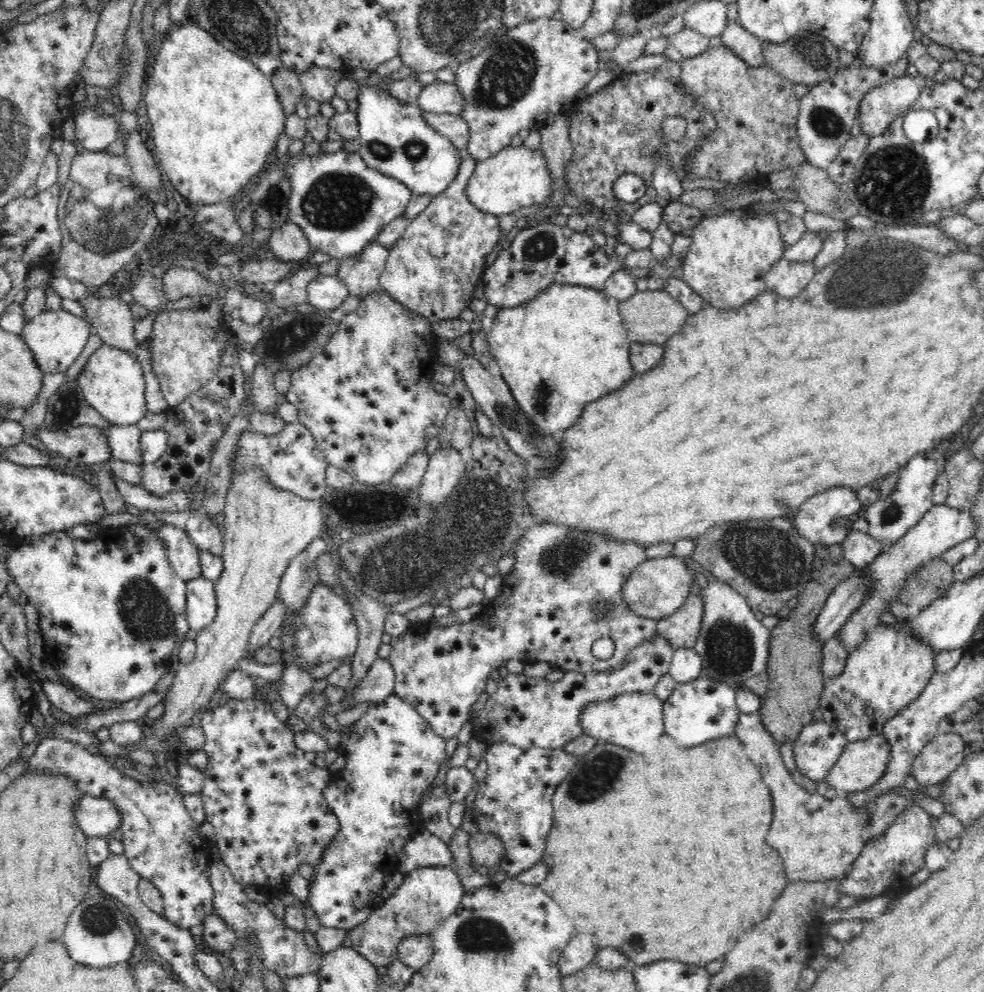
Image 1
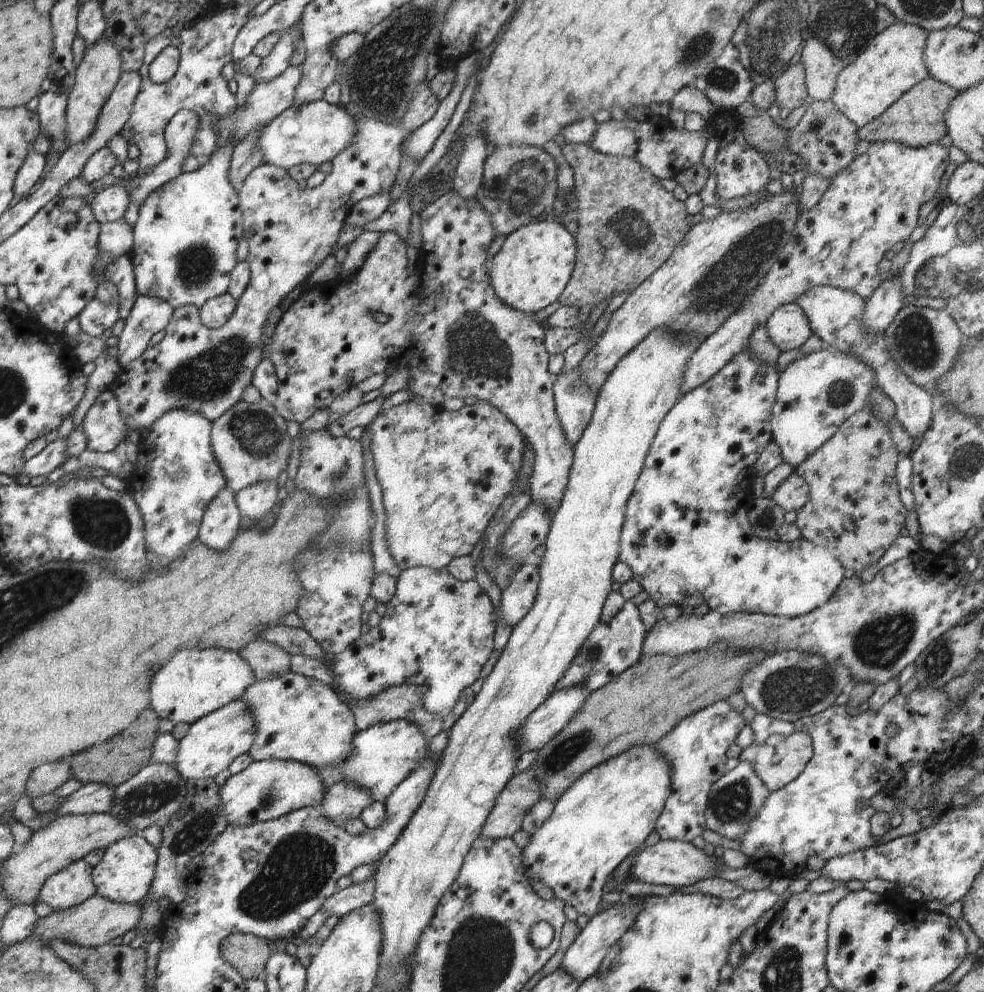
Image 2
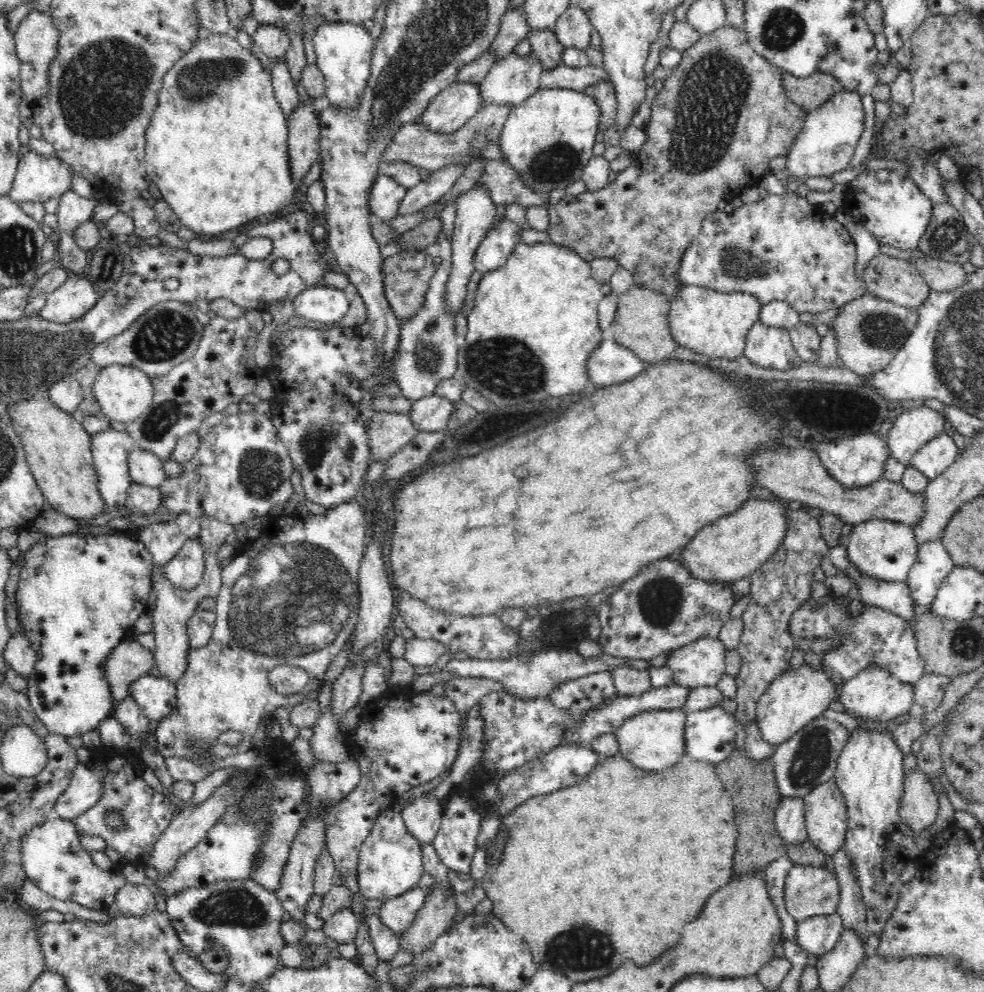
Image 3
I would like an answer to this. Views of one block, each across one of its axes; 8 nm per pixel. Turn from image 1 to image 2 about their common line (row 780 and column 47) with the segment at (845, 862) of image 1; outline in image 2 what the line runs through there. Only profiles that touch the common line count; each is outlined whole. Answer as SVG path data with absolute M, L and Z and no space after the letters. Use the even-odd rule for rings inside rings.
M56 761L52 764L40 765L30 774L25 793L28 798L35 798L49 795L56 792L67 780L72 779L70 766L63 761Z

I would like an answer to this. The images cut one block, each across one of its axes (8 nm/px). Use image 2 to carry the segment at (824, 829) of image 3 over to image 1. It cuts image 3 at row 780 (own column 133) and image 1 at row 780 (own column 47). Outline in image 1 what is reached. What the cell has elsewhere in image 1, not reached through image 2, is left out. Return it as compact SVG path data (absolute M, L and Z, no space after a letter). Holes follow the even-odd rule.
M883 733L861 741L848 741L842 753L825 778L840 795L876 784L884 776L891 758L890 743Z

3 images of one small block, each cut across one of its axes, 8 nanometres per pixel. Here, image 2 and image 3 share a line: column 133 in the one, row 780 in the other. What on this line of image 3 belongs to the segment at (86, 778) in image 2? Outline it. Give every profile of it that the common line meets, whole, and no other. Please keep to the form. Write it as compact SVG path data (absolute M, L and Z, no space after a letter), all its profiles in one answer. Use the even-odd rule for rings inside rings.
M734 749L731 756L716 765L716 773L724 782L726 793L734 801L736 829L736 860L734 860L734 874L756 873L765 868L776 859L787 857L784 839L776 832L774 825L775 812L782 795L778 791L776 773L771 759L756 763L744 753L744 749Z

